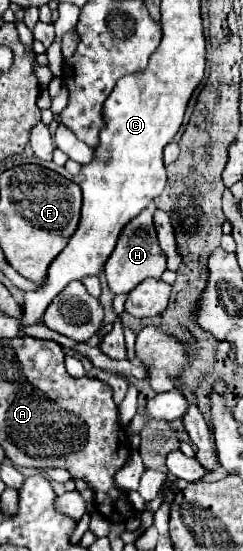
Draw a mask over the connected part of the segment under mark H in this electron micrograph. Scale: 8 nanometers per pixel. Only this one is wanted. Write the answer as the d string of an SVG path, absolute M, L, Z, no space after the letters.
M151 204L145 212L141 212L141 216L135 216L125 226L113 254L109 256L109 260L105 264L107 286L113 294L127 294L143 280L161 278L161 274L165 272L165 254L157 244L157 234L155 234L155 226L153 226L153 212L155 212L155 206Z

